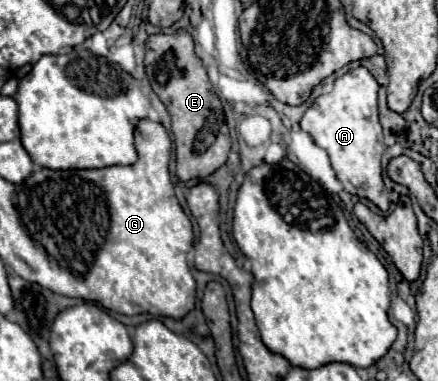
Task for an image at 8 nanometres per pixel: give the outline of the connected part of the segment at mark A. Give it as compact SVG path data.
M357 67L335 79L335 87L327 95L319 95L301 119L301 129L327 151L331 167L337 173L343 189L359 199L369 199L381 211L389 209L387 189L381 177L381 155L385 151L381 141L381 125L377 113L379 83L365 69Z

